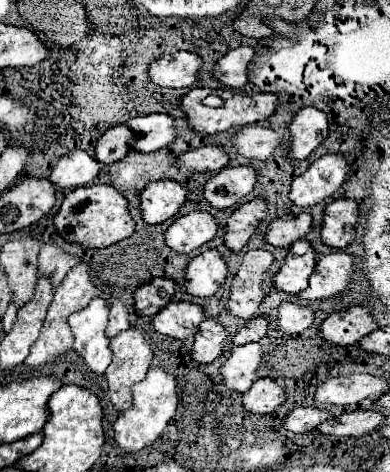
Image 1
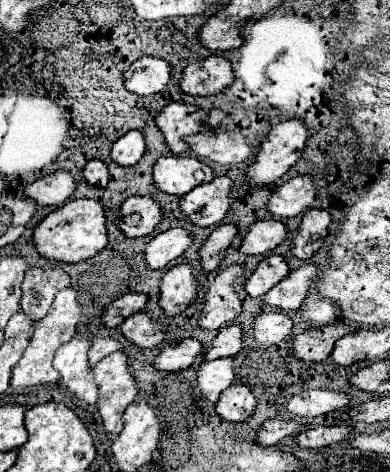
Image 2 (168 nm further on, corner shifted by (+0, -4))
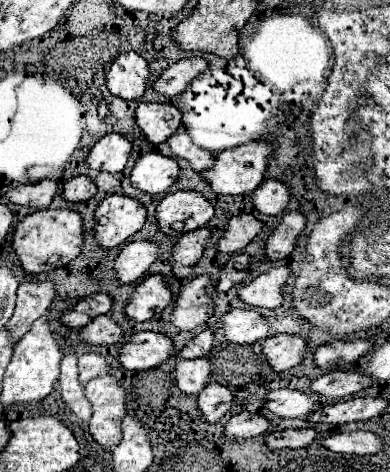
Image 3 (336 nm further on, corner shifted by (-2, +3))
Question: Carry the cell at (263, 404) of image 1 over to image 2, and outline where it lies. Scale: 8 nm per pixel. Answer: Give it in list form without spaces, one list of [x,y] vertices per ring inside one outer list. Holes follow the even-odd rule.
[[[232,385],[220,395],[216,403],[216,411],[228,421],[246,421],[248,417],[254,415],[256,405],[258,405],[258,397],[252,393],[250,387]]]

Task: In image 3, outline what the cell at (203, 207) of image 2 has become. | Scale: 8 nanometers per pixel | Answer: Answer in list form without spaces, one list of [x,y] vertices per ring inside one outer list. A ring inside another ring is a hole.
[[[174,192],[160,200],[154,216],[162,234],[178,236],[196,228],[204,228],[214,216],[214,208],[196,192]]]

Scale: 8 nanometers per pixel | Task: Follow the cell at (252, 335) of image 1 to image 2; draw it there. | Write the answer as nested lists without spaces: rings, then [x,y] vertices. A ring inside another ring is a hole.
[[[238,323],[220,329],[218,337],[212,341],[212,349],[206,353],[206,359],[236,355],[242,349],[242,339],[244,339],[244,329]]]

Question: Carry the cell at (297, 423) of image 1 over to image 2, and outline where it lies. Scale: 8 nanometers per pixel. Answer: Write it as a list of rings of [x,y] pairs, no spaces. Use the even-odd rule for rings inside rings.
[[[272,419],[262,425],[256,441],[260,445],[268,447],[268,445],[276,445],[284,437],[296,437],[298,433],[302,433],[306,429],[310,429],[310,425],[304,425],[298,419]]]

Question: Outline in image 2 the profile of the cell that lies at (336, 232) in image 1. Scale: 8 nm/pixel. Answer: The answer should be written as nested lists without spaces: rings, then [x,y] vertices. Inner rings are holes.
[[[310,209],[300,225],[300,231],[294,239],[294,255],[298,259],[310,259],[318,253],[318,249],[324,243],[326,233],[330,231],[332,215],[326,209]]]

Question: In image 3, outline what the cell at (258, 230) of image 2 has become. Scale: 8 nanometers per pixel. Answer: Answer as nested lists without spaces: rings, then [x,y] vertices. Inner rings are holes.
[[[238,214],[228,220],[218,240],[216,250],[224,254],[232,254],[242,250],[252,238],[262,230],[262,222],[258,222],[252,214]]]

